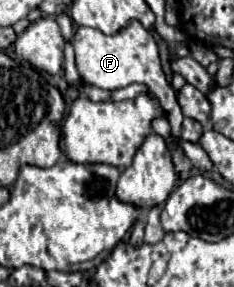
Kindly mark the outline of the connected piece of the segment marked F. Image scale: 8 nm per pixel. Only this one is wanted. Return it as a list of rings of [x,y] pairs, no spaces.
[[[129,21],[127,27],[119,29],[115,35],[105,35],[99,29],[93,27],[77,27],[73,39],[73,49],[75,49],[75,65],[81,73],[81,77],[99,89],[121,89],[131,83],[143,83],[151,89],[151,93],[159,99],[163,111],[167,113],[169,125],[171,125],[171,135],[179,139],[181,135],[181,123],[183,123],[183,113],[177,105],[175,91],[167,83],[161,61],[159,61],[159,49],[151,33],[139,23],[139,21]]]

